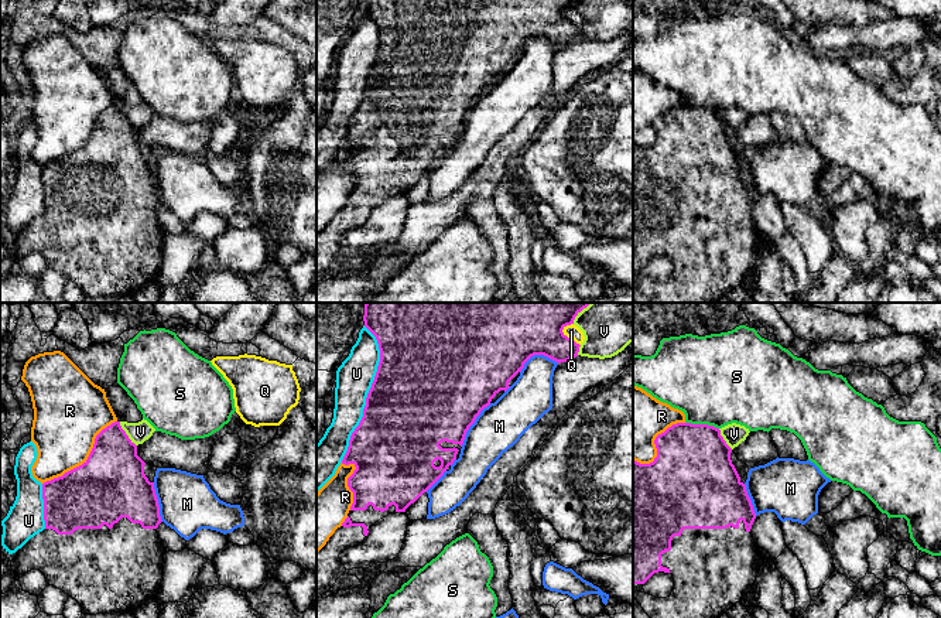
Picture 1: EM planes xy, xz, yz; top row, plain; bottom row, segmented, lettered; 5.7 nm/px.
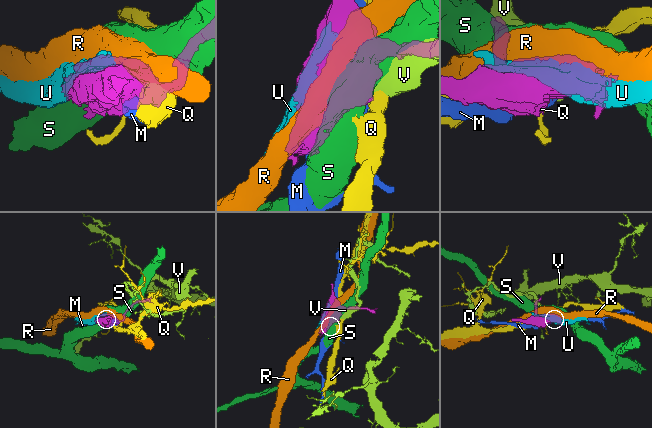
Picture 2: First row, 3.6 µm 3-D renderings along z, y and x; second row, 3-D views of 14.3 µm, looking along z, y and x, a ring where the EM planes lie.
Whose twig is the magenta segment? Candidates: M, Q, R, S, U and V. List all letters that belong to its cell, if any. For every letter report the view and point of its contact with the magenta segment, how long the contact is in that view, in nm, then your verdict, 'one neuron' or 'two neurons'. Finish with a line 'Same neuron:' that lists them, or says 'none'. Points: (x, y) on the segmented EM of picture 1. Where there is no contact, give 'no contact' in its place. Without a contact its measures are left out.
M: contact xz (472, 423); length 300 nm; two neurons
Q: contact xz (567, 337); length 150 nm; two neurons
R: contact xy (86, 460); length 550 nm; two neurons
S: contact yz (702, 424); length 200 nm; two neurons
U: contact xz (368, 393); length 800 nm; two neurons
V: contact xy (126, 434); length 170 nm; two neurons
Same neuron: none

